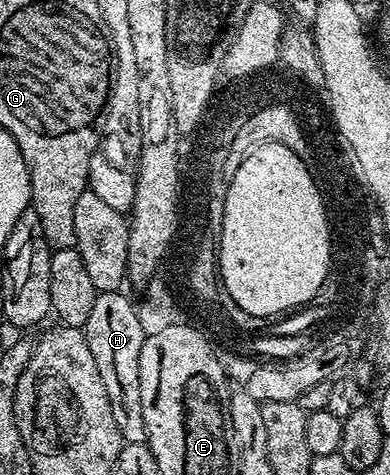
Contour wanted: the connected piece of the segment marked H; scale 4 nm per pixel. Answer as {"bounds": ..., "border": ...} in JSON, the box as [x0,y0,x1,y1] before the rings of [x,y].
{"bounds":[84,292,147,445],"border":[[[125,292],[99,293],[92,303],[92,315],[84,332],[88,347],[92,347],[92,359],[96,359],[96,371],[104,379],[104,391],[108,391],[108,403],[112,403],[112,416],[120,427],[123,442],[141,445],[146,440],[144,407],[140,407],[140,347],[147,336],[142,333],[138,309],[125,297]]]}

